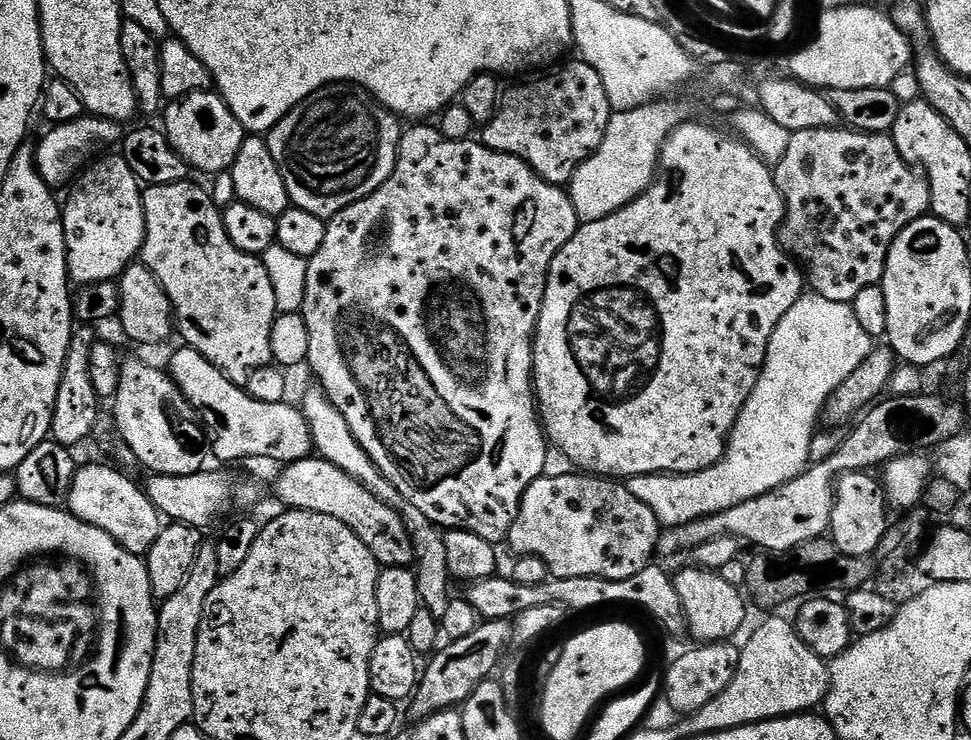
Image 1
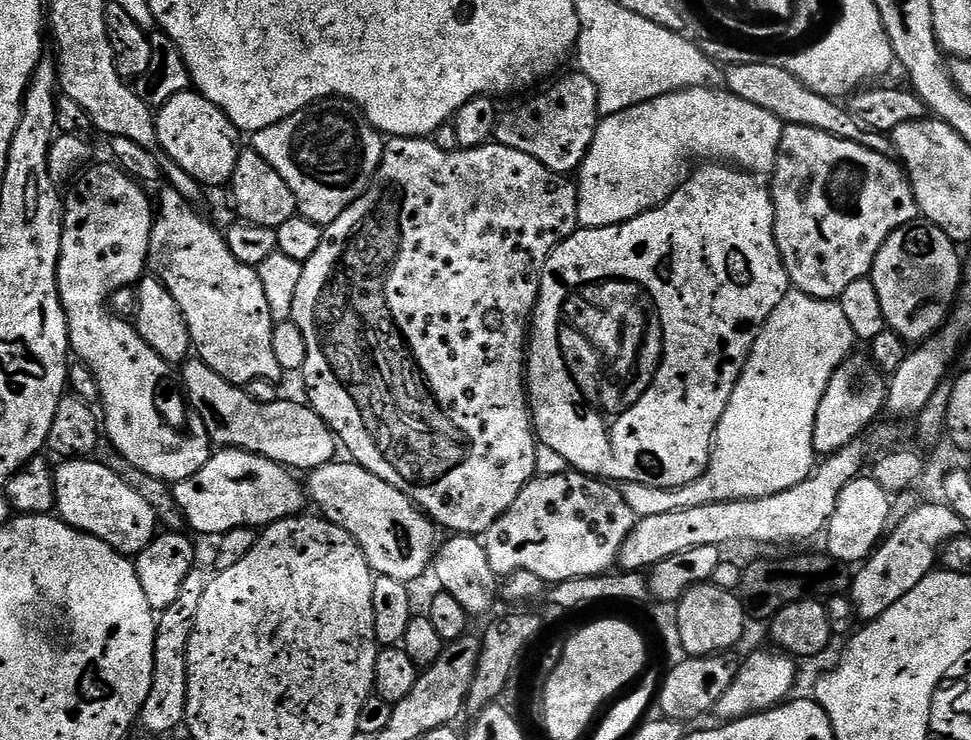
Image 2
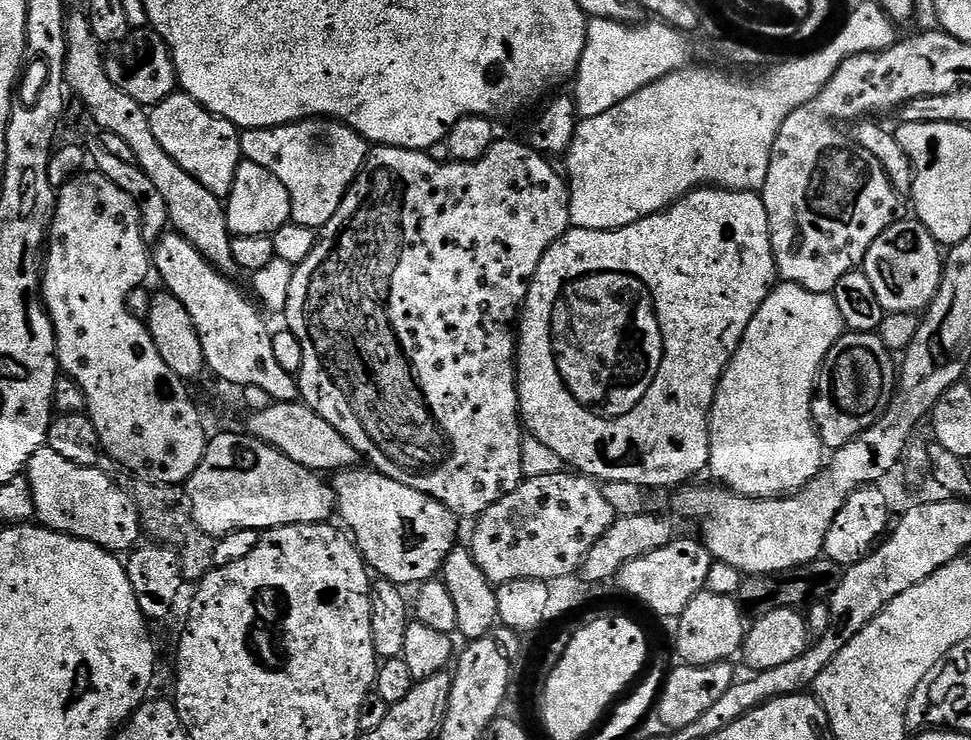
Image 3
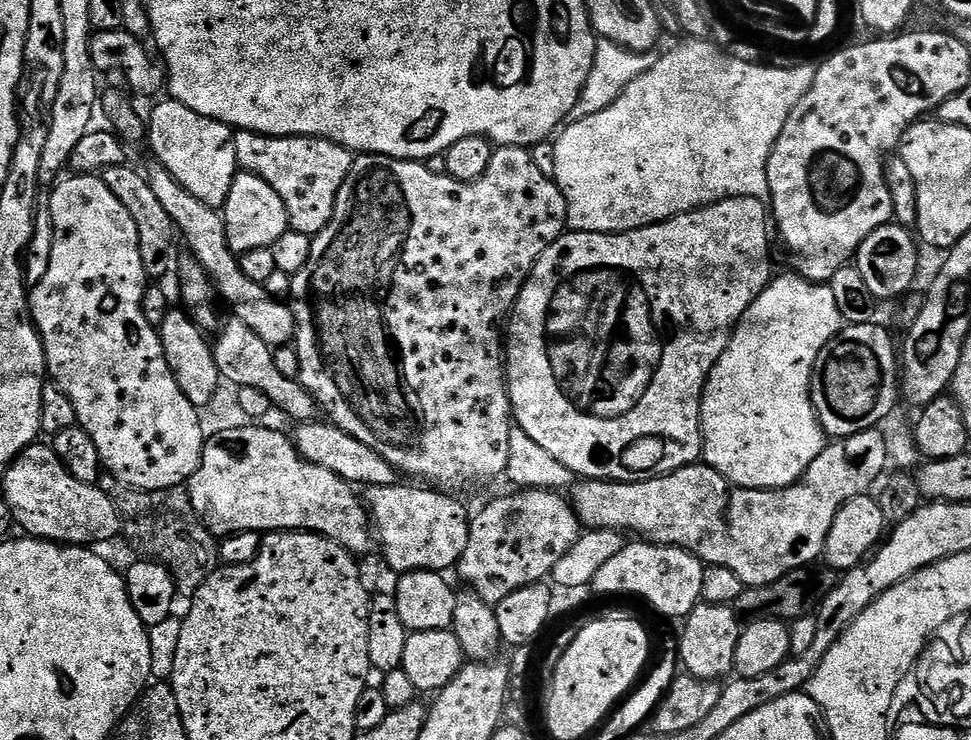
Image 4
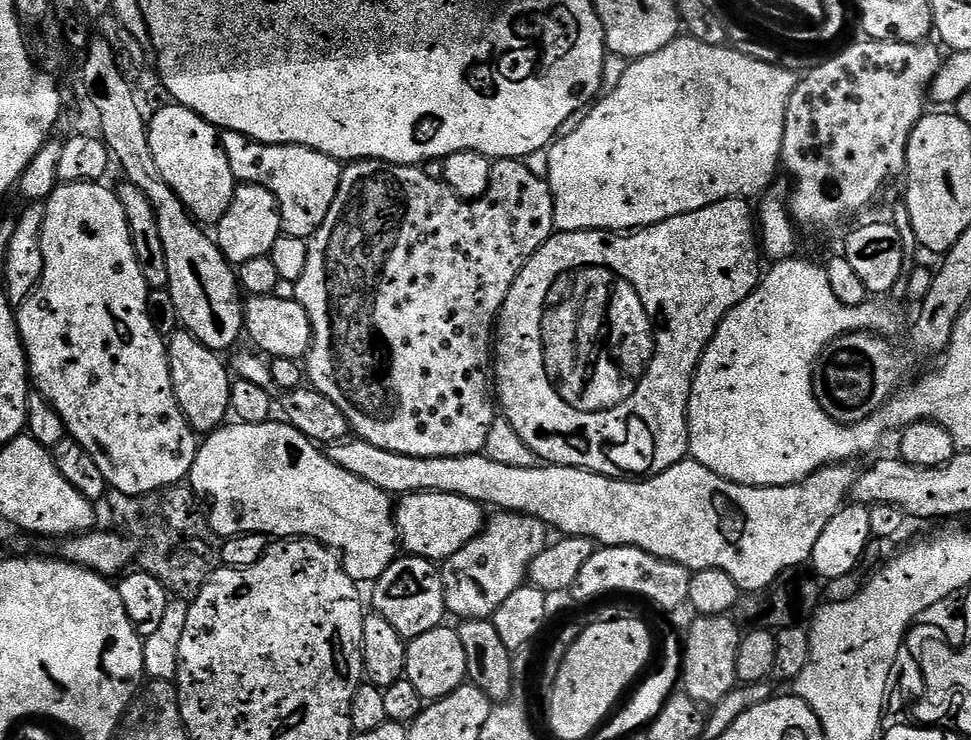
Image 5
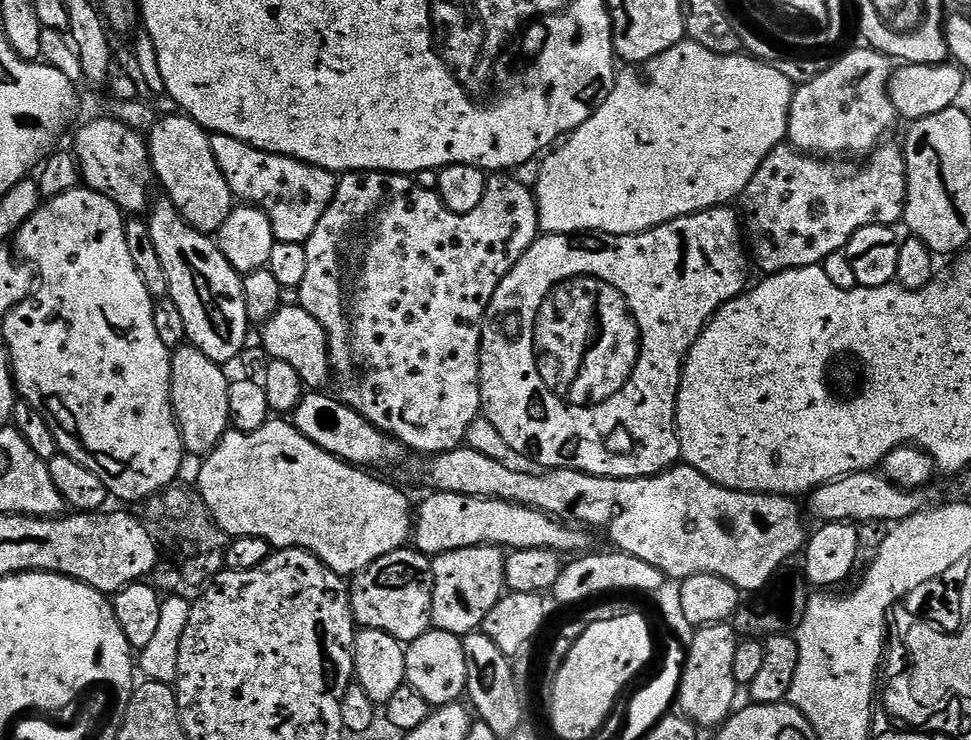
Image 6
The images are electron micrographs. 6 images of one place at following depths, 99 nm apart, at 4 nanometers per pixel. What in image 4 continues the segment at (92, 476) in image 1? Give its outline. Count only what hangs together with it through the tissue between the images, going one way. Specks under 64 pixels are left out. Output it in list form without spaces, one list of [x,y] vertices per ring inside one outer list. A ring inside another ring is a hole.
[[[43,442],[31,444],[27,450],[21,452],[13,460],[2,478],[4,484],[3,499],[8,501],[12,508],[12,519],[17,525],[25,528],[29,537],[37,540],[52,540],[55,544],[74,544],[77,546],[100,546],[107,540],[119,537],[122,532],[122,517],[115,500],[111,500],[100,488],[99,483],[87,484],[78,482],[66,466],[62,466],[54,450]]]

